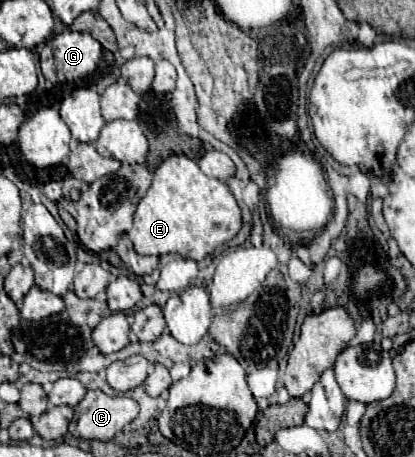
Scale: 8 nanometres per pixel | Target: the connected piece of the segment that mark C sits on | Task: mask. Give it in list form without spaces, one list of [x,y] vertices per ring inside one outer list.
[[[87,390],[83,400],[73,408],[73,436],[83,440],[111,440],[117,432],[123,430],[125,424],[133,422],[139,414],[139,404],[129,396],[107,396],[101,390]]]

